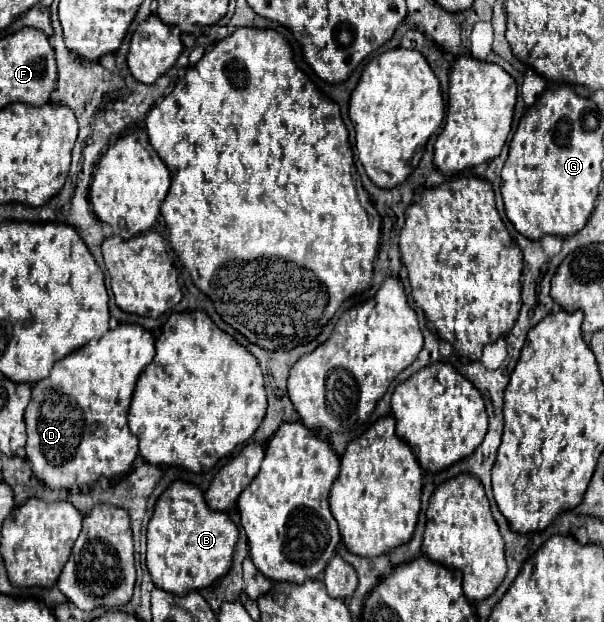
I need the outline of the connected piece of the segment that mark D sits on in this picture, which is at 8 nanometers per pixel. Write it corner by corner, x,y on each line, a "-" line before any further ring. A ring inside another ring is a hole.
120,324
116,330
106,332
102,340
89,342
88,346
78,348
68,358
56,362
50,376
32,386
32,400
26,408
26,458
38,480
52,490
70,490
74,486
88,486
100,476
122,476
132,468
132,462
138,456
138,438
130,432
126,416
138,376
152,362
152,358
152,334
138,324

